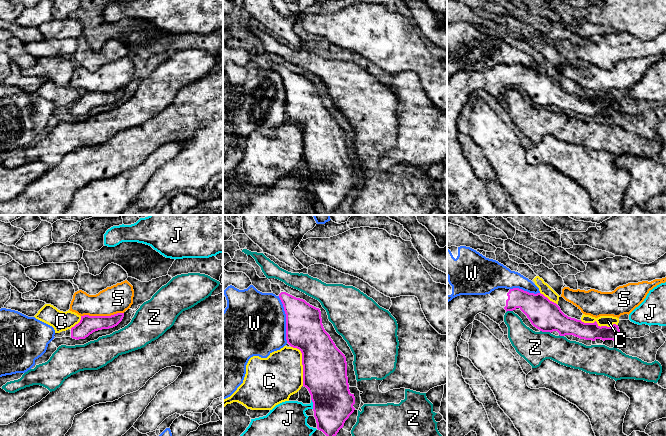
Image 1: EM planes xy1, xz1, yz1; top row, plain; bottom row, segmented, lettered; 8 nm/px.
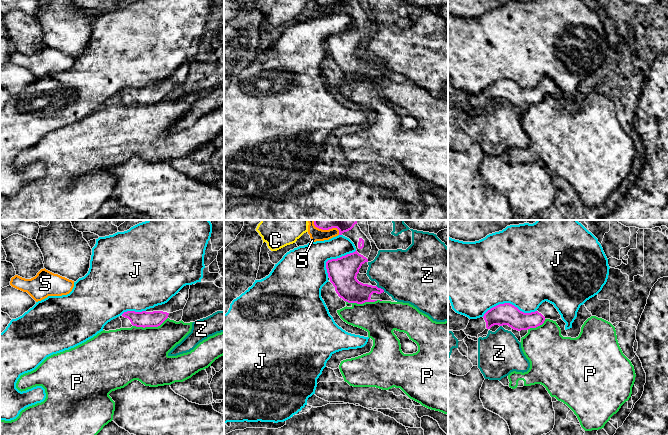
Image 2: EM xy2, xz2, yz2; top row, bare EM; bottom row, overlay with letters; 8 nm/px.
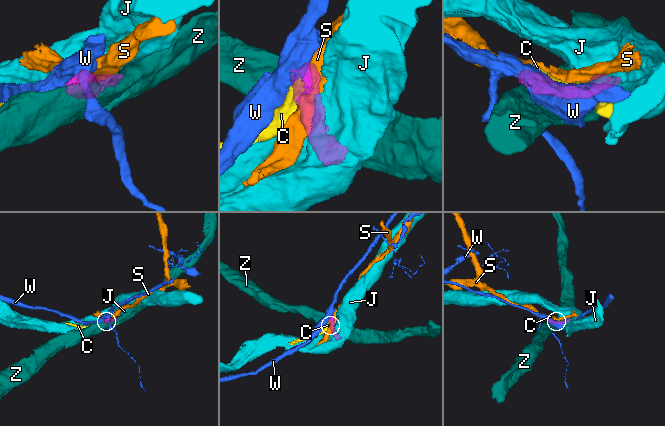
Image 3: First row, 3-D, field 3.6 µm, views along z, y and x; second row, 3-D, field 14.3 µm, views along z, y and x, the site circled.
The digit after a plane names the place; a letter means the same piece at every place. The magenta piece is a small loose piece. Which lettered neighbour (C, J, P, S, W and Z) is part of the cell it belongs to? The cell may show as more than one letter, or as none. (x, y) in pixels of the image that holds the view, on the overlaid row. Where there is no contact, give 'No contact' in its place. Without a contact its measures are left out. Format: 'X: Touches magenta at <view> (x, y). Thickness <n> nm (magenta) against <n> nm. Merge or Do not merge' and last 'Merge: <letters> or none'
C: Touches magenta at xz1 (302, 364). Thickness 360 nm (magenta) against 360 nm. Do not merge
J: Touches magenta at yz2 (509, 303). Thickness 180 nm (magenta) against 500 nm. Do not merge
P: Touches magenta at xy2 (150, 326). Thickness 130 nm (magenta) against 420 nm. Do not merge
S: Touches magenta at xy1 (102, 316). Thickness 140 nm (magenta) against 220 nm. Do not merge
W: Touches magenta at xz1 (286, 319). Thickness 300 nm (magenta) against 500 nm. Do not merge
Z: Touches magenta at yz1 (545, 331). Thickness 240 nm (magenta) against 260 nm. Do not merge
Merge: none

